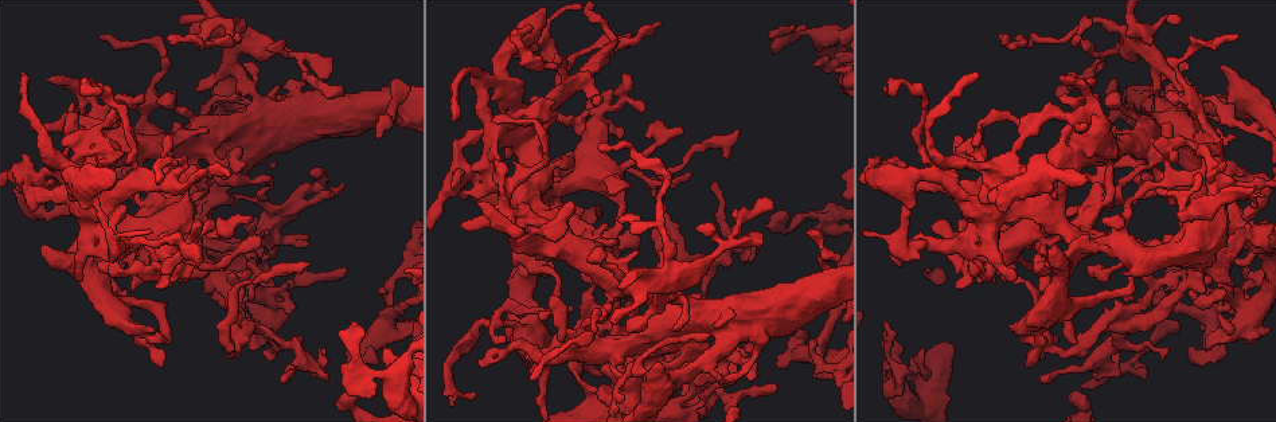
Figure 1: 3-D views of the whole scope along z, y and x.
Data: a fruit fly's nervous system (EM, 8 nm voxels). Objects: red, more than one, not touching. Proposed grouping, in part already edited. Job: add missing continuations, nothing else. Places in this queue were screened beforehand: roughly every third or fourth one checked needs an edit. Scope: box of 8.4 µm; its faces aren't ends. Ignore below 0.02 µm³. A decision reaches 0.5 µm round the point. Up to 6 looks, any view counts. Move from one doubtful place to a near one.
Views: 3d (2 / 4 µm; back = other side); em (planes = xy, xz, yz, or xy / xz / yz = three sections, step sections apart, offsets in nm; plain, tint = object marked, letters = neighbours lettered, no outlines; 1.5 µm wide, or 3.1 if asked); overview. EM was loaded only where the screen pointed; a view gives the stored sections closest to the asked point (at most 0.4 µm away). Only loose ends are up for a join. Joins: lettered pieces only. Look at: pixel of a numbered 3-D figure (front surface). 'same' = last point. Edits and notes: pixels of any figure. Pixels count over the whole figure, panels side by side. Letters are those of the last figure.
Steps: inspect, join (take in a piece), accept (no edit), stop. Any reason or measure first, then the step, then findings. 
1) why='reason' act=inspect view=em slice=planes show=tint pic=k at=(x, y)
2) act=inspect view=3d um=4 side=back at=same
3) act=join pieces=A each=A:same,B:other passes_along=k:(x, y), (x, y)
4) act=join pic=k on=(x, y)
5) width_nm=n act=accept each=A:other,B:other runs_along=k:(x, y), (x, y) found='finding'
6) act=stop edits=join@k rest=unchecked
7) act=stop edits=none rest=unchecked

why='tapers out' act=inspect view=em slice=planes show=letters pic=1 at=(785, 27)

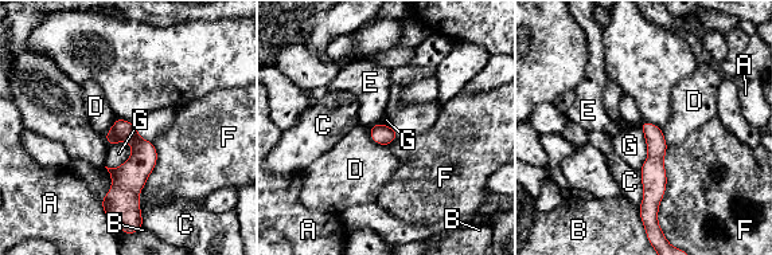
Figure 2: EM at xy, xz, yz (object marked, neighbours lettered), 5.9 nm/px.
longest_contact=F:460nm act=accept each=A:other,B:other,C:other,D:other,E:other,F:other,G:other found='no lettered piece goes on from it'

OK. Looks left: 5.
why='an open end' act=inspect view=3d um=2 pic=1 at=(165, 134)

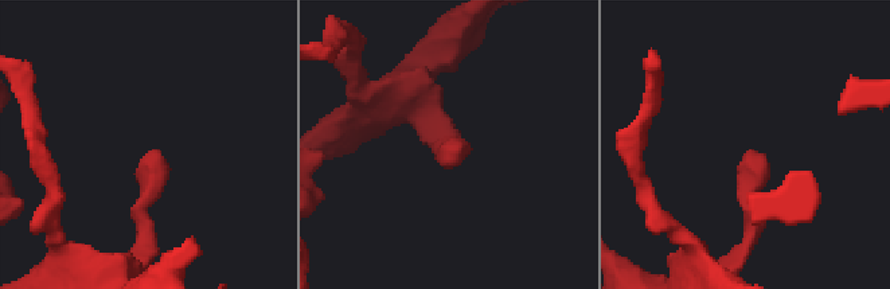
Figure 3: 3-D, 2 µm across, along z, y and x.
act=inspect view=em slice=planes show=plain pic=3 at=(447, 156)

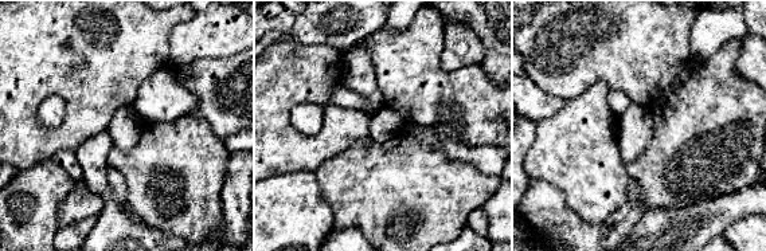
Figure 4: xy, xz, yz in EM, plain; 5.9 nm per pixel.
act=inspect view=em slice=planes show=letters at=same

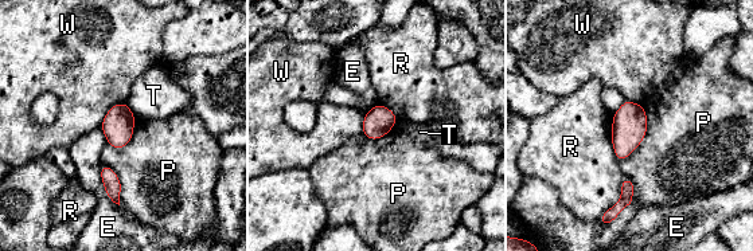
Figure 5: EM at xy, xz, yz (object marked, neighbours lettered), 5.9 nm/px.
longest_contact=P:380nm act=accept each=E:other,P:other,R:other,T:other,W:other border=5:(101, 164), (105, 193), (119, 206) found='no lettered piece goes on from it'

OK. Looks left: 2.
act=stop edits=none rest=unchecked

